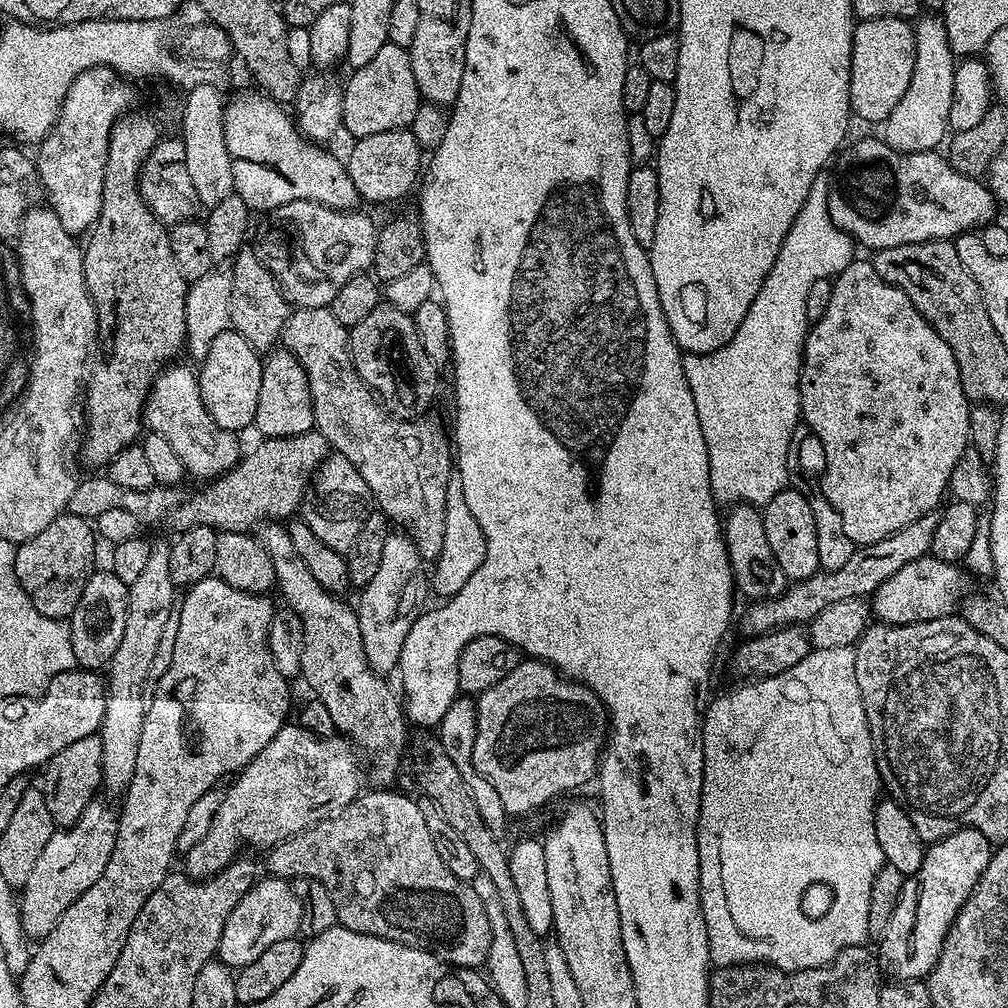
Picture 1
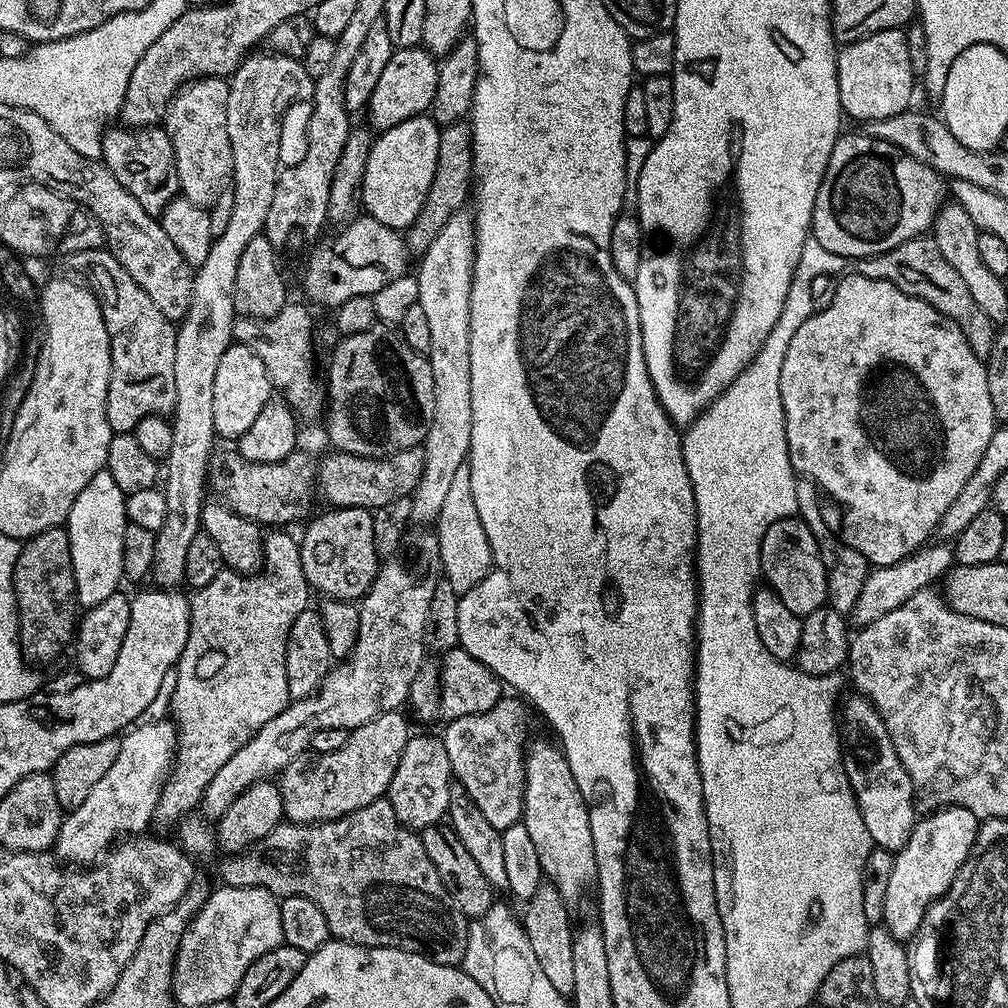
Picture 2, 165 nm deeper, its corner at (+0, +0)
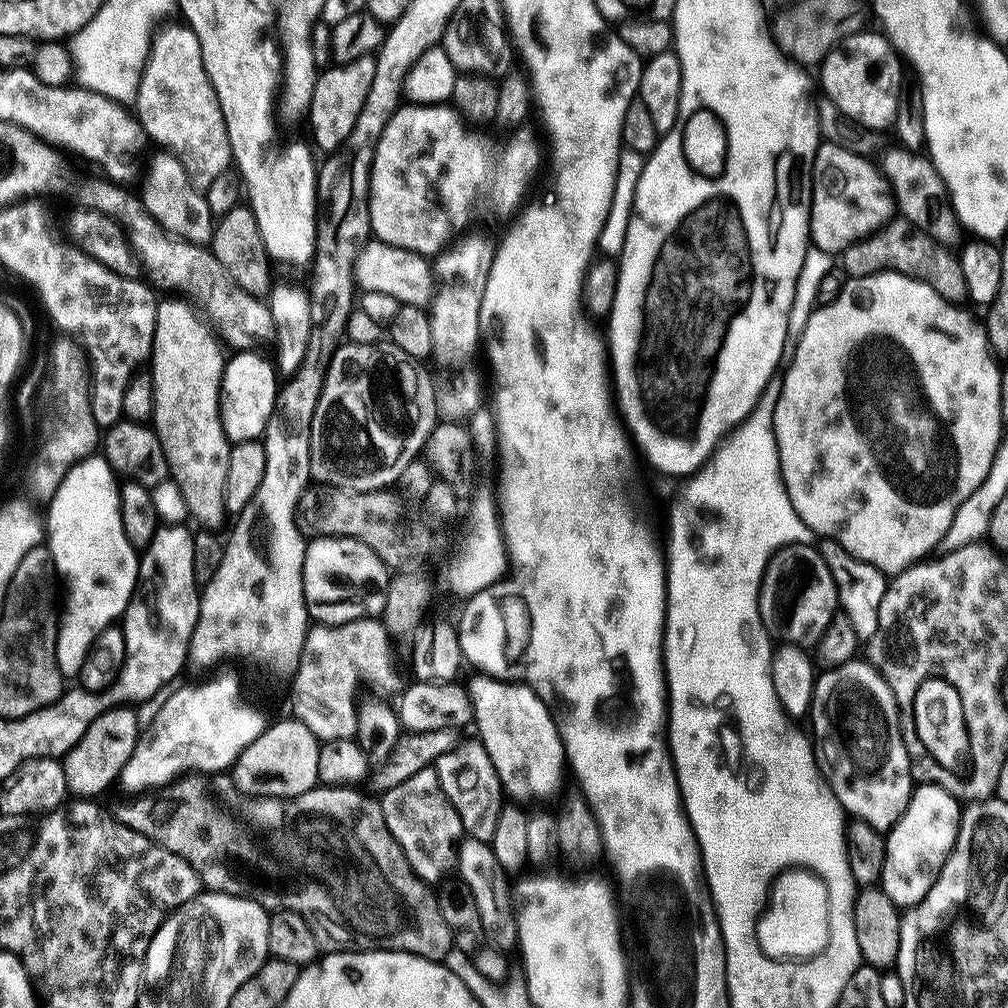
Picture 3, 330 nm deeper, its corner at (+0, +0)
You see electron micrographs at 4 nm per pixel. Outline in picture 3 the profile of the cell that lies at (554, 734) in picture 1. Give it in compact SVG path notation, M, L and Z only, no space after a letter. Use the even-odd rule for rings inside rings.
M461 739L453 748L446 750L446 754L436 759L434 767L446 796L454 810L458 810L458 818L462 818L465 833L491 842L498 827L498 816L506 803L506 793L483 743L479 739L471 739Z

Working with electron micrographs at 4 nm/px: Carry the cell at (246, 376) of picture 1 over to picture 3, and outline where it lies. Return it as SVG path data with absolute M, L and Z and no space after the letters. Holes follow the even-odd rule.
M236 350L236 352L227 357L224 362L224 373L222 374L222 382L220 383L220 417L222 418L222 430L226 434L229 444L241 444L242 442L250 442L251 440L260 440L263 437L264 431L266 430L266 422L270 422L270 414L274 410L276 405L276 394L278 391L278 369L271 359L268 360L264 356L259 356L256 352L240 352L244 350Z

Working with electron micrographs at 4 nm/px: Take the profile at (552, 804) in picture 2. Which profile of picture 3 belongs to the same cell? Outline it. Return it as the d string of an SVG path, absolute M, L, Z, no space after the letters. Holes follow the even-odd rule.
M483 674L473 677L472 681L467 681L466 687L472 699L475 735L490 754L505 793L516 802L548 800L558 795L564 784L564 772L566 776L566 761L564 743L556 729L552 709L525 684L493 680Z

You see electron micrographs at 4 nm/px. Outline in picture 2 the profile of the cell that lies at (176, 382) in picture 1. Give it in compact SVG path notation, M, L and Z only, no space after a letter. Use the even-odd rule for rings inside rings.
M103 247L77 252L76 268L85 276L87 287L96 295L106 322L112 347L110 386L106 398L106 418L113 433L128 434L147 416L167 417L178 407L174 386L174 350L177 325L166 318L164 309L154 306L150 294L126 274L112 253Z

